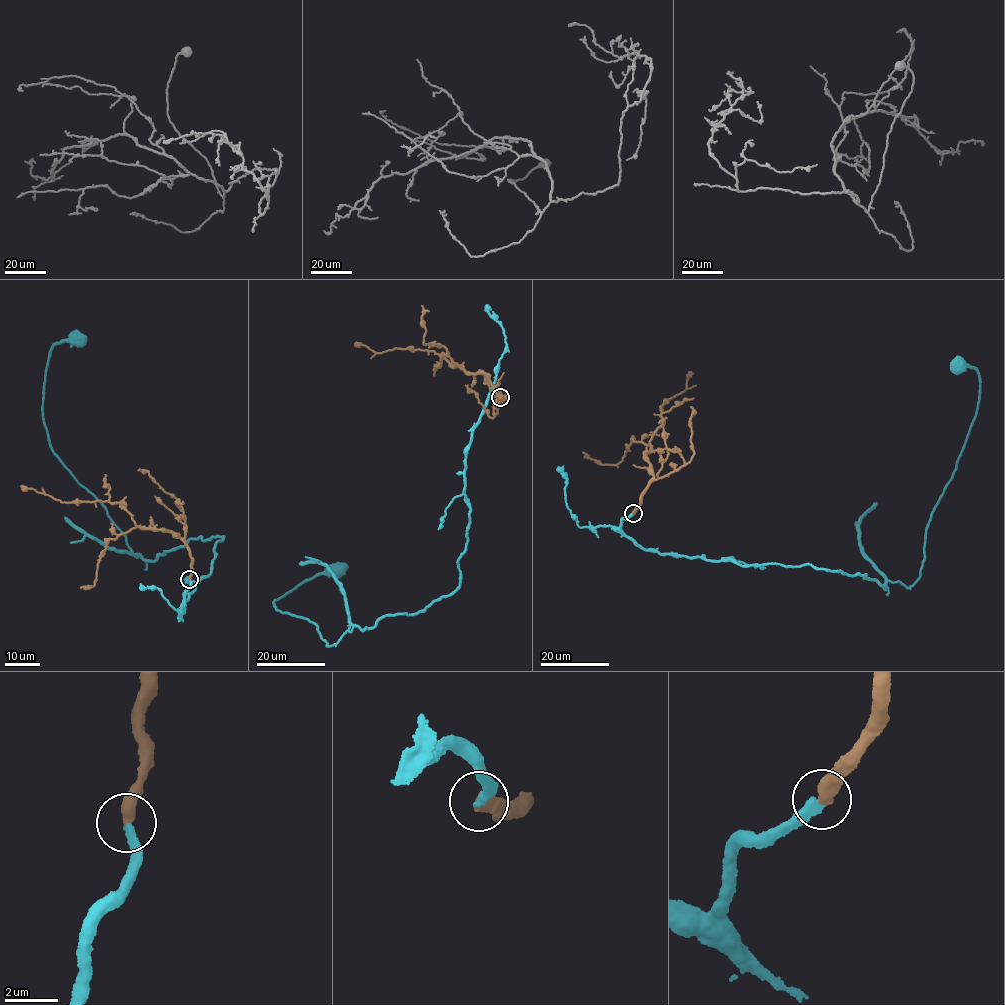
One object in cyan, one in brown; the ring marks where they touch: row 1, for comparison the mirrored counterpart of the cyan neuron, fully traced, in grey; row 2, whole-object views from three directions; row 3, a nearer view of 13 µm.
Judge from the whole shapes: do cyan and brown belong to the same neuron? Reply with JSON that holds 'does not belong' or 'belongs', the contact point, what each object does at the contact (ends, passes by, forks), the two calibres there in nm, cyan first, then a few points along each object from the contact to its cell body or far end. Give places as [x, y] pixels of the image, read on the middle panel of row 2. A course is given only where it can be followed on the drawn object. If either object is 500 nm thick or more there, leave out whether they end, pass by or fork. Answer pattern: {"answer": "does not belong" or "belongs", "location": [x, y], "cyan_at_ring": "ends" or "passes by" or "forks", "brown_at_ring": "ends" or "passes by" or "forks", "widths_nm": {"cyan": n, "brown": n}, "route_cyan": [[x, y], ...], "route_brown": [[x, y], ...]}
{"answer": "belongs", "location": [500, 397], "widths_nm": {"cyan": 400, "brown": 500}, "route_cyan": [[500, 397], [465, 458], [459, 586], [328, 646], [277, 609], [348, 567]], "route_brown": [[500, 397], [506, 396], [497, 395], [485, 375], [450, 365], [434, 351], [393, 349], [378, 353], [355, 342]]}

